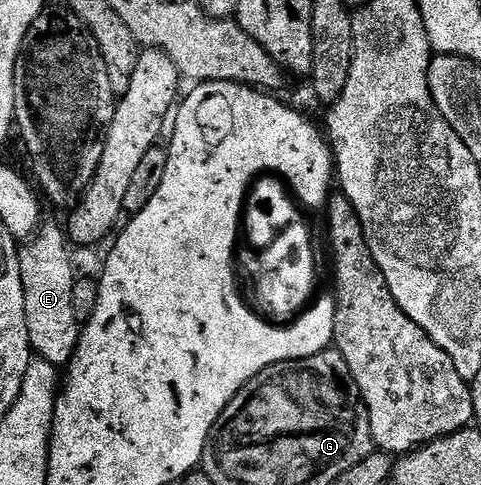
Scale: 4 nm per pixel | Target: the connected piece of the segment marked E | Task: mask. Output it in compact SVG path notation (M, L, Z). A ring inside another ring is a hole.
M45 221L38 233L31 239L32 246L23 247L20 250L20 267L22 268L22 288L26 296L26 328L30 336L30 344L33 351L39 357L44 358L50 364L58 368L67 367L72 361L72 355L76 352L76 346L80 342L82 324L74 316L74 284L78 277L78 271L72 267L72 258L64 247L66 234L56 222Z

